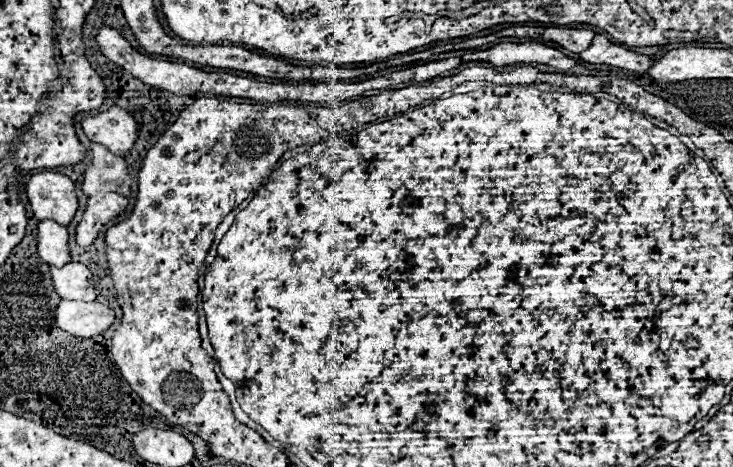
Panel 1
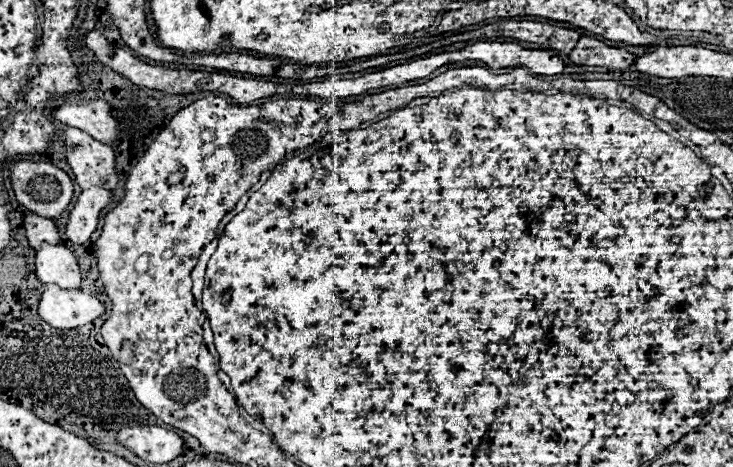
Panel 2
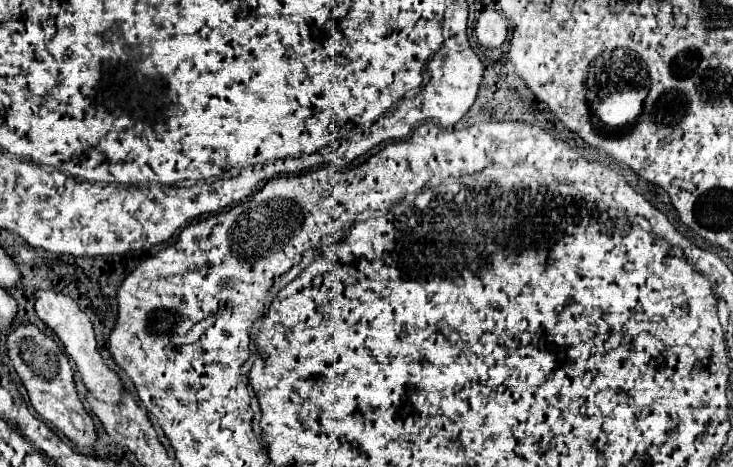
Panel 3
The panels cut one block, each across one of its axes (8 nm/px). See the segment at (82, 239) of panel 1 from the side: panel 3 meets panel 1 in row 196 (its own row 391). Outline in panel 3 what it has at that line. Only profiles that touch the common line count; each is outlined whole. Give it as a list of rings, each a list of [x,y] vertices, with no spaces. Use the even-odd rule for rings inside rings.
[[[40,290],[40,292],[36,292],[36,314],[60,338],[60,342],[64,344],[66,354],[76,362],[76,366],[80,370],[84,386],[98,400],[108,402],[108,404],[120,404],[122,394],[124,394],[124,386],[122,386],[120,378],[102,362],[102,356],[98,354],[98,342],[96,342],[96,336],[94,336],[92,322],[78,308],[76,300],[72,300],[70,296],[52,292],[52,290]]]

